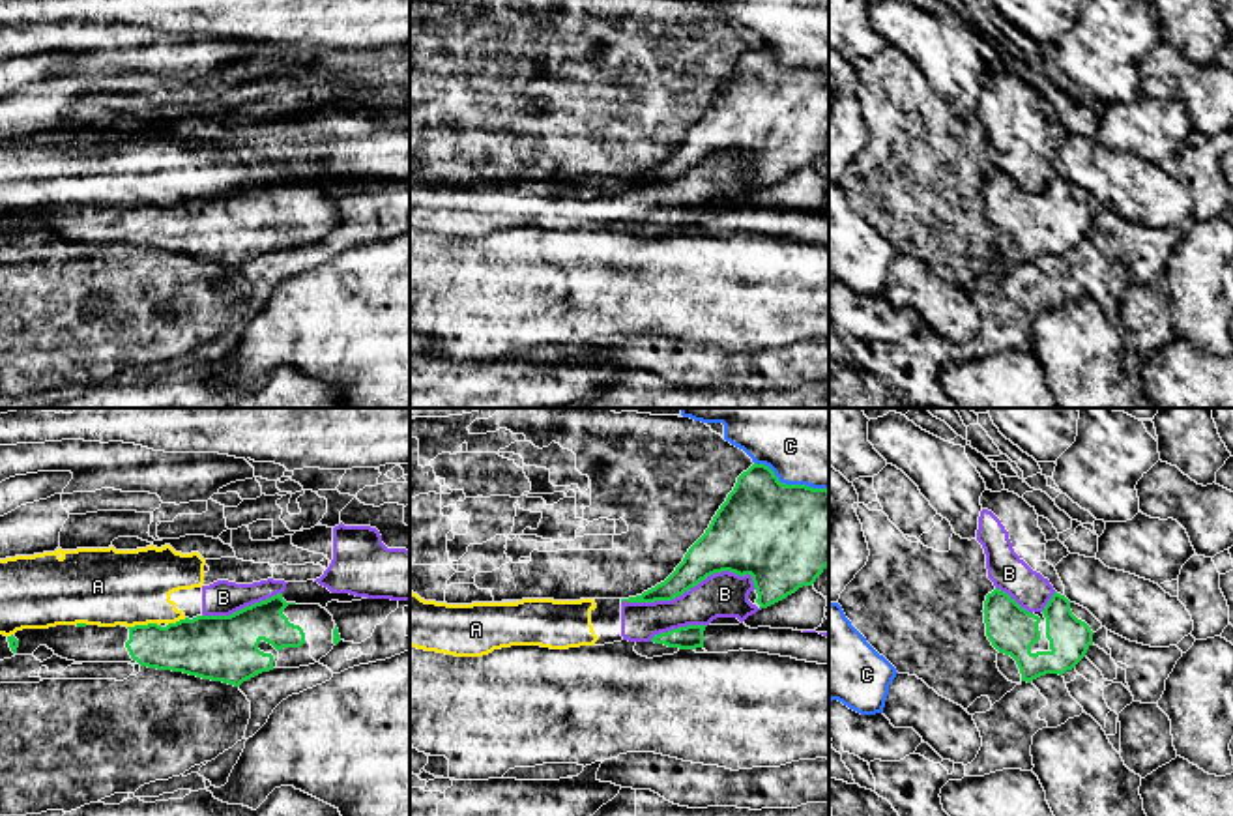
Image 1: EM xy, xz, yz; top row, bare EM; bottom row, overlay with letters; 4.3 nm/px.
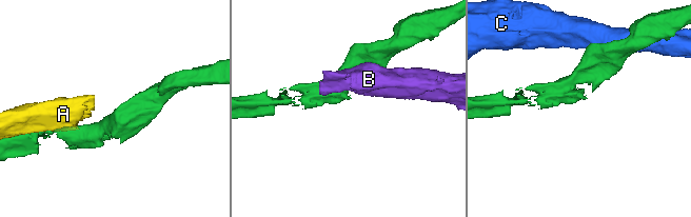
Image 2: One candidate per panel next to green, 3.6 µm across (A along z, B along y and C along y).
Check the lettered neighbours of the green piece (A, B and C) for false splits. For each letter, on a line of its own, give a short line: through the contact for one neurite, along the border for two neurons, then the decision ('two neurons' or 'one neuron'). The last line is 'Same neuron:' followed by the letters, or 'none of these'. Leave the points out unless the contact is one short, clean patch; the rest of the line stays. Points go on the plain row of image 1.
A: two neurons
B: two neurons
C: two neurons
Same neuron: none of these

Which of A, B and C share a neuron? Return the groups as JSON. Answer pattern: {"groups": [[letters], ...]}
{"groups": [["A", "B"], ["C"]]}

